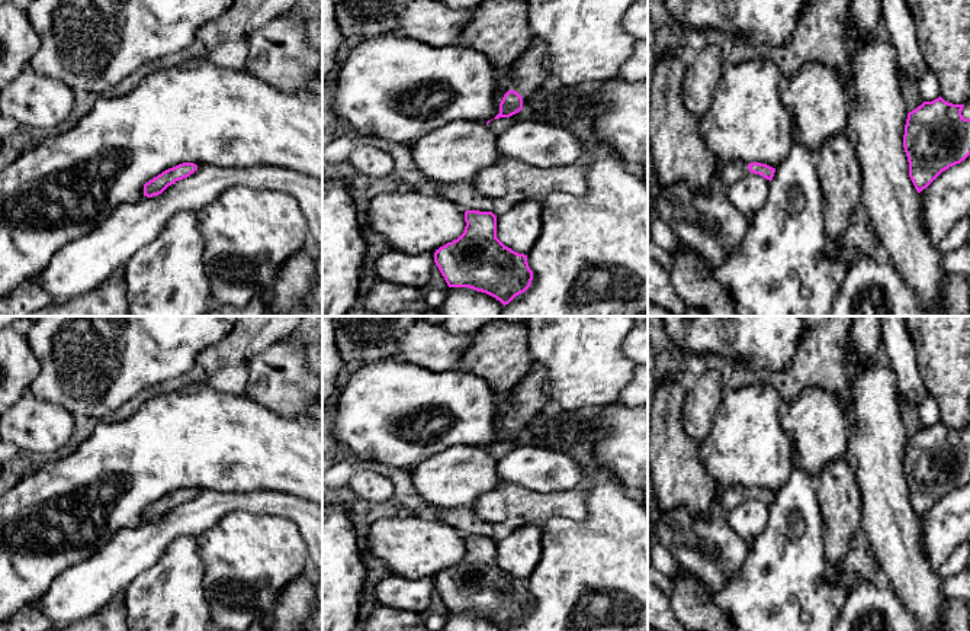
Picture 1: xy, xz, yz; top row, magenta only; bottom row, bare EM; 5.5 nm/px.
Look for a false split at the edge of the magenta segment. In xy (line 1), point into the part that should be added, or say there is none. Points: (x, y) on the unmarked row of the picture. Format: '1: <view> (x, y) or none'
1: none

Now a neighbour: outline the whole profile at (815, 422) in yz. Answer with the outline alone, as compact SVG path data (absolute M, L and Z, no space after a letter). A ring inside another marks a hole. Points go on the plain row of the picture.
M809 387L788 405L780 416L781 426L791 441L793 463L816 480L826 535L826 561L839 564L849 551L852 537L861 529L863 498L855 474L845 461L849 437L845 429L847 412L832 393Z

